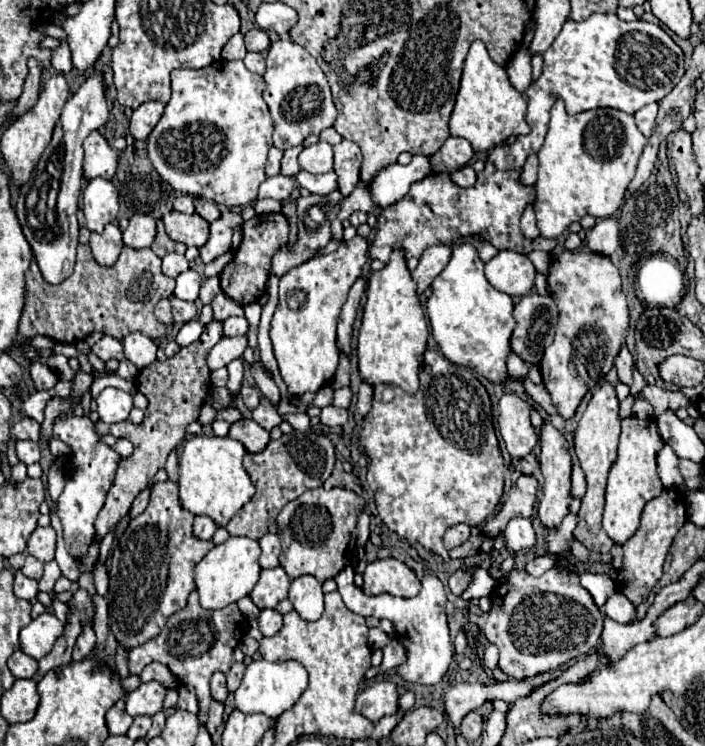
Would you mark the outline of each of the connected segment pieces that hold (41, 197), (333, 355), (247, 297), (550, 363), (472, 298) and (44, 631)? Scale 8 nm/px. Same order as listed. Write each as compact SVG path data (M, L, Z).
M94 72L86 82L72 94L62 110L60 122L54 128L52 142L44 150L38 170L34 170L30 182L20 188L16 214L22 226L22 232L32 246L34 258L42 270L42 276L54 284L66 280L76 262L76 246L78 246L78 198L82 194L82 142L84 138L104 126L108 120L108 106L104 98L104 86L98 72Z
M354 236L342 242L332 254L322 254L296 266L280 280L280 304L270 322L270 338L278 370L288 386L290 394L316 392L322 384L328 384L338 368L336 346L336 322L346 302L348 290L362 274L368 262L368 242L362 236Z
M282 214L256 216L242 224L242 236L242 244L238 246L232 262L220 274L220 286L226 296L246 306L250 302L258 302L260 296L266 292L266 280L270 276L270 258L282 244L288 242L288 220Z
M564 250L550 264L548 286L550 296L558 304L560 316L554 344L546 348L540 372L556 412L568 420L574 416L584 394L610 372L614 358L624 344L630 312L618 268L602 254Z
M466 242L454 248L448 266L432 282L426 308L432 336L450 362L472 368L492 382L506 380L506 356L510 354L510 334L514 330L514 302L486 280L484 262L472 244Z
M44 612L20 630L20 648L28 656L40 660L52 650L54 642L62 636L62 632L64 624L52 612Z

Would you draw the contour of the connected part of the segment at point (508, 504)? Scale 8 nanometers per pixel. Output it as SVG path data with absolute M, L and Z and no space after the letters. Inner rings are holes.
M520 476L516 480L516 484L512 486L502 508L484 524L482 532L488 538L496 538L512 518L516 518L516 516L532 518L532 510L536 504L536 492L538 492L536 478L534 476Z

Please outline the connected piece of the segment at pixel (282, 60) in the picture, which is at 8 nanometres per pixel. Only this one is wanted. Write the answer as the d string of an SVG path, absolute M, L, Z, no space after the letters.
M278 40L270 44L266 56L266 90L264 102L270 108L274 120L274 146L288 150L304 142L310 134L320 134L336 120L336 108L332 102L328 80L318 66L316 58L306 48L291 40Z

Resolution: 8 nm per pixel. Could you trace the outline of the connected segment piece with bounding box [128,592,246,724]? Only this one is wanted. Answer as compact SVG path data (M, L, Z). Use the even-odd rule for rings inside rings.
M192 592L188 596L188 604L182 612L174 614L162 634L158 638L152 638L150 642L136 646L130 650L128 666L130 674L140 674L142 668L150 662L162 662L170 668L174 678L190 688L198 698L198 724L206 724L208 720L208 708L210 708L210 678L214 672L228 672L232 666L232 652L238 646L246 632L246 618L238 610L236 604L230 604L222 610L204 610L198 602L198 592Z

